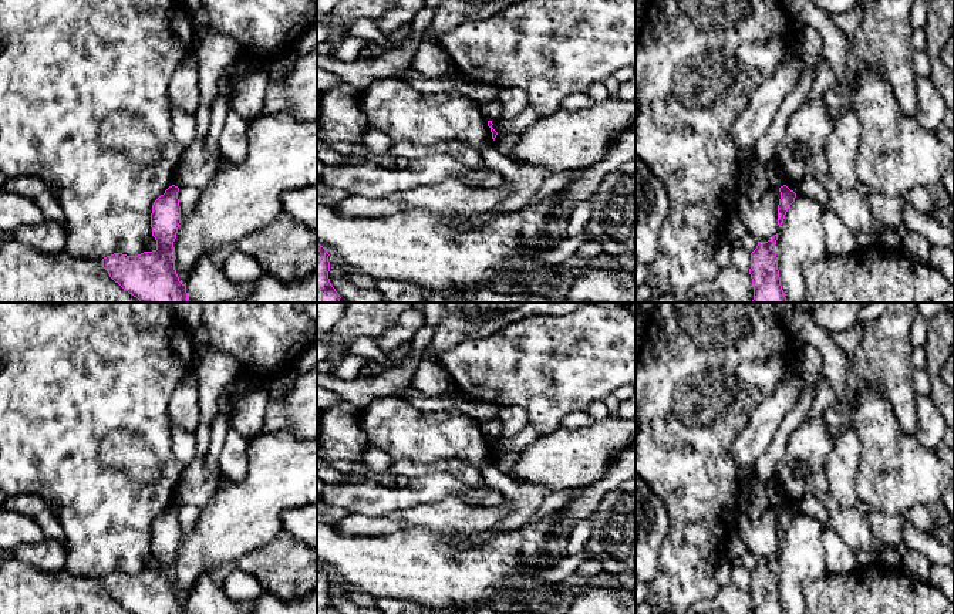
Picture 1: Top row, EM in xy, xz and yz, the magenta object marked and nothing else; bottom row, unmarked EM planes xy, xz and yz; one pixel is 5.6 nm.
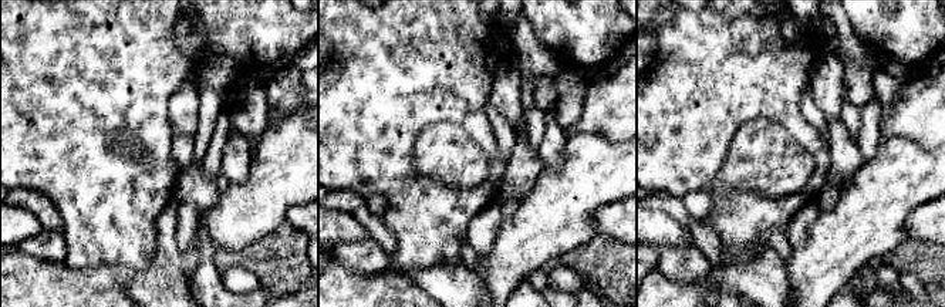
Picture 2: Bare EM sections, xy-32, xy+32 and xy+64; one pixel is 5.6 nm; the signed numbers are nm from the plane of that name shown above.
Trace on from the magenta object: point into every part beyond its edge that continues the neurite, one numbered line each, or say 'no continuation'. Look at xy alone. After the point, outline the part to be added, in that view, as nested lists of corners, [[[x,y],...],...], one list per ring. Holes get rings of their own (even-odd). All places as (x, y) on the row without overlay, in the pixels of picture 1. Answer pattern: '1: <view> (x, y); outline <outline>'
no continuation

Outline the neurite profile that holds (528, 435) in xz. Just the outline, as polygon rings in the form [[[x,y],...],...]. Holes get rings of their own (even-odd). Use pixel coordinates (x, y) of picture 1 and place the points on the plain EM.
[[[526,425],[518,435],[506,438],[499,436],[492,439],[492,446],[498,452],[516,452],[520,453],[525,451],[530,443],[533,443],[539,438],[539,432],[535,429],[533,425]]]

